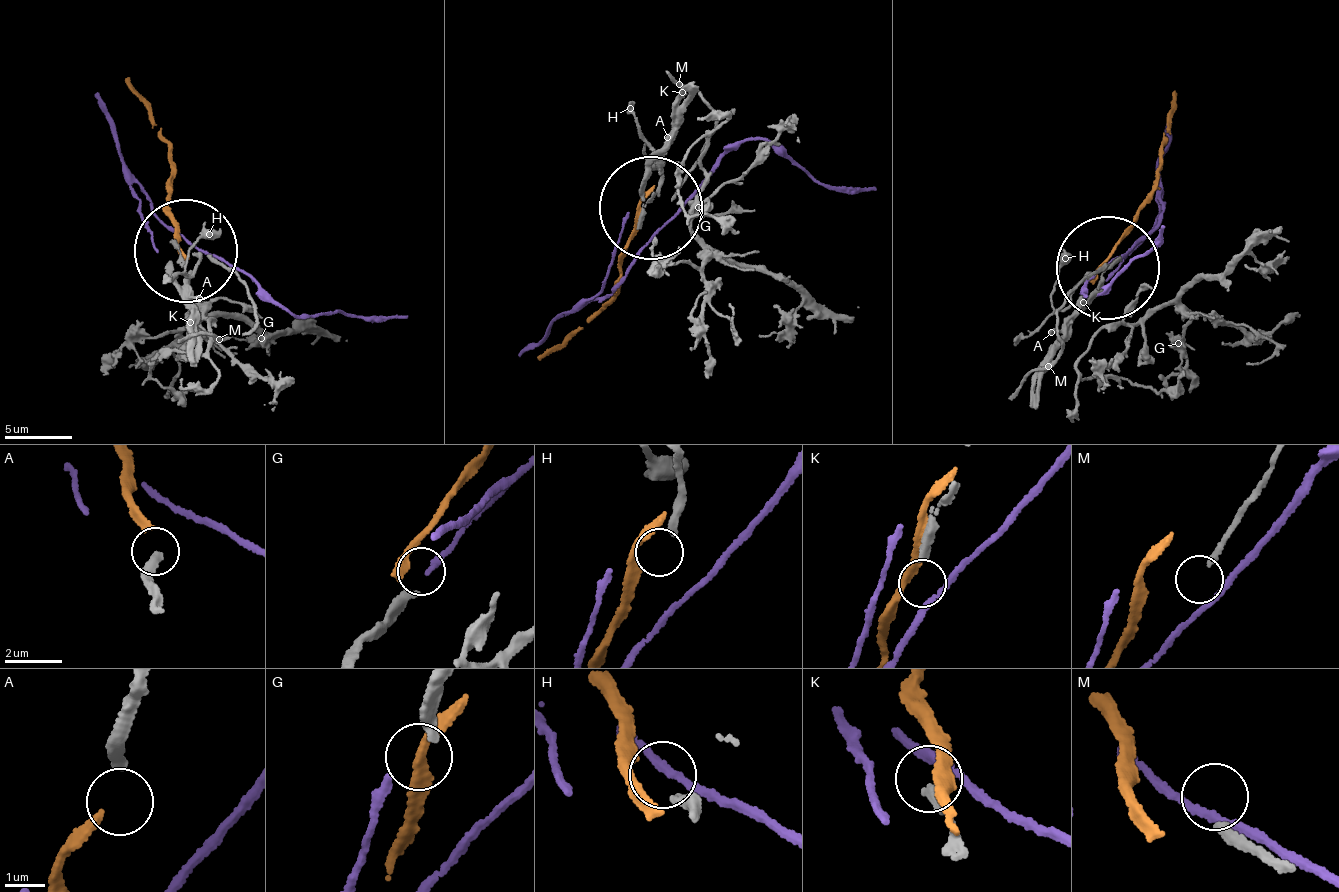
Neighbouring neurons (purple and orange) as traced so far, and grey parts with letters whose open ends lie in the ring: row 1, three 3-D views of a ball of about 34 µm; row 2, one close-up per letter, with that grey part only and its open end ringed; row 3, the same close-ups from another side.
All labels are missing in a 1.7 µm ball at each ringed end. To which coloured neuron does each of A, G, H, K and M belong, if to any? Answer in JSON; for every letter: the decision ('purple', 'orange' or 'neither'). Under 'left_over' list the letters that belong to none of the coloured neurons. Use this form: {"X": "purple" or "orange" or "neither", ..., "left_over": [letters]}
{"A": "orange", "G": "neither", "H": "neither", "K": "neither", "M": "neither", "left_over": ["G", "H", "K", "M"]}

